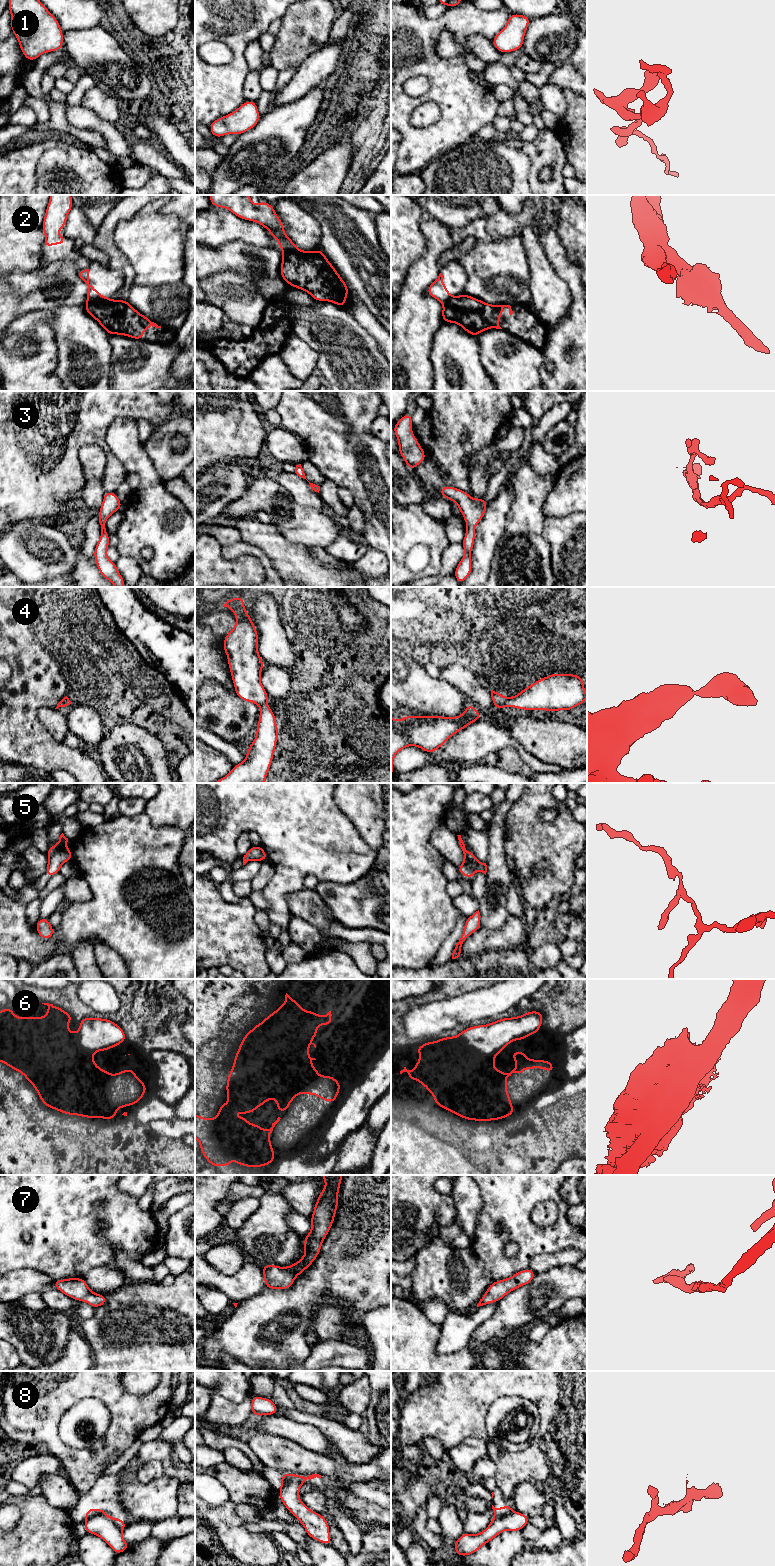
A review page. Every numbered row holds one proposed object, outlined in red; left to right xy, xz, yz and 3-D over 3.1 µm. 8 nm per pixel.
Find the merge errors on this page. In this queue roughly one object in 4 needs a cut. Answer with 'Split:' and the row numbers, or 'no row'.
Split: 2, 6, 8

